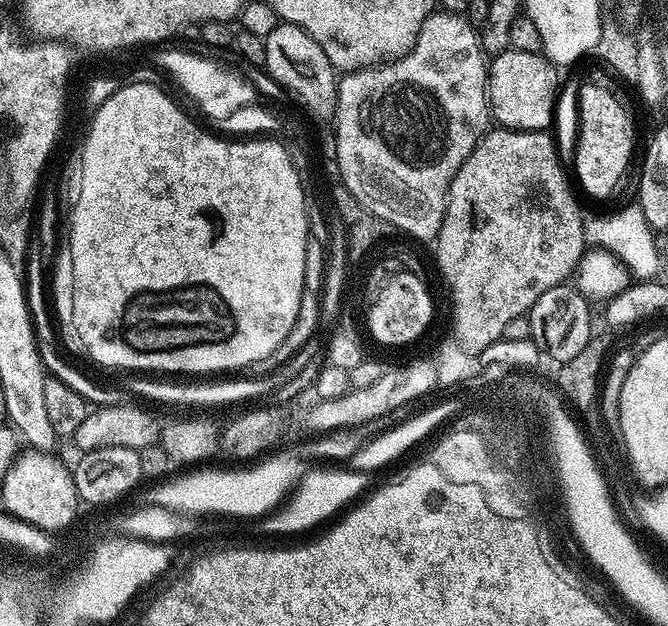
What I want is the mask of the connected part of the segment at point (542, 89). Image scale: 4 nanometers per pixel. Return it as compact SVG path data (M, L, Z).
M509 50L491 57L488 64L488 110L491 119L499 127L514 128L517 132L543 132L551 129L552 111L556 108L556 72L557 65L540 52Z

